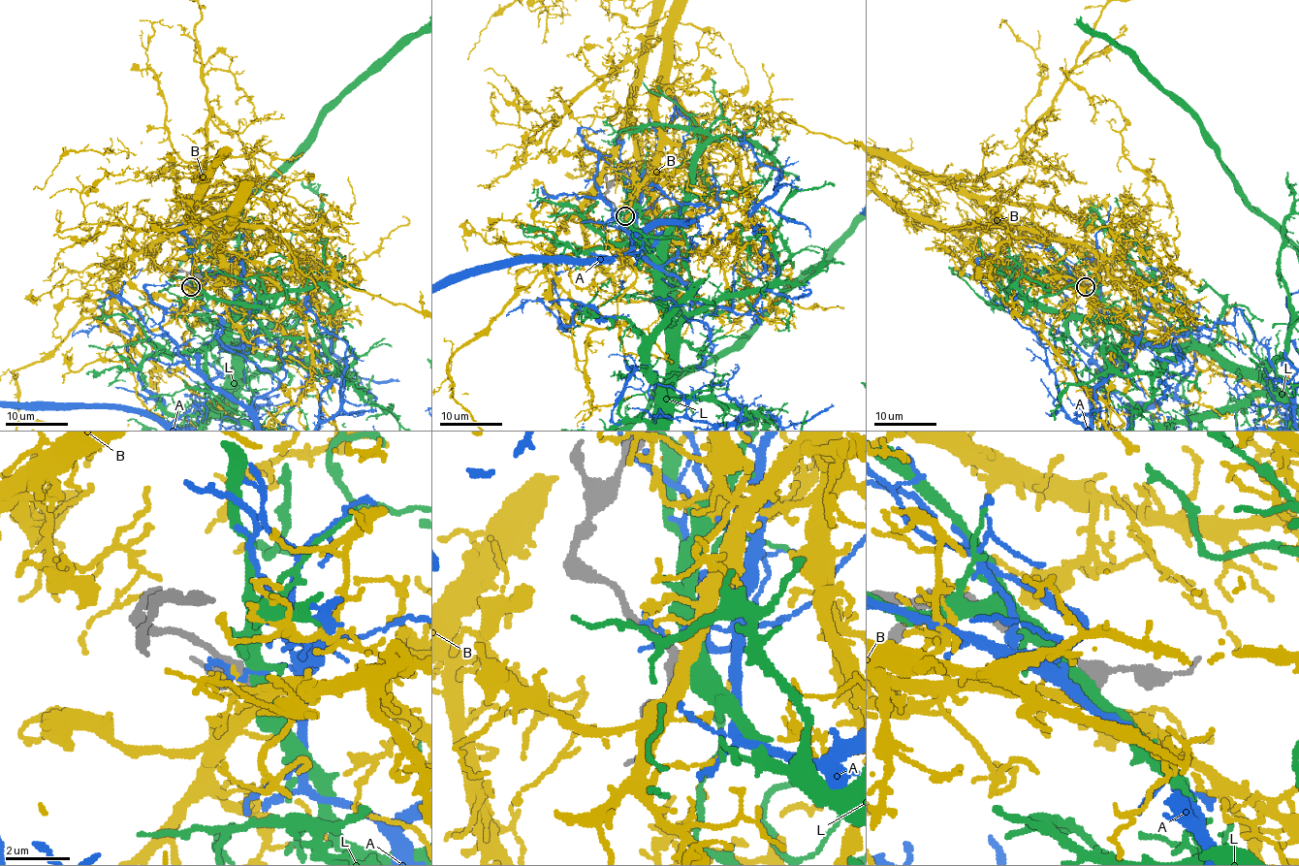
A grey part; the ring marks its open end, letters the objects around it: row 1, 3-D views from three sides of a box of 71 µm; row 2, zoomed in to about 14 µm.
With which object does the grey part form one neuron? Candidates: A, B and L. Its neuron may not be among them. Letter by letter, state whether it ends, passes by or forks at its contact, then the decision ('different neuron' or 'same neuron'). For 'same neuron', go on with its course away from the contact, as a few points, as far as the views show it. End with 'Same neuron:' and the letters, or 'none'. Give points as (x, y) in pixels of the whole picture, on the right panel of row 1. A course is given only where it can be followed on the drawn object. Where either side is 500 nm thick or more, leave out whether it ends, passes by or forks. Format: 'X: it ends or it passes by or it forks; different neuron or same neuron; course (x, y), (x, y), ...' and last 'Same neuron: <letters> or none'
A: it ends; different neuron
B: it ends; different neuron
L: it passes by; different neuron
Same neuron: none

